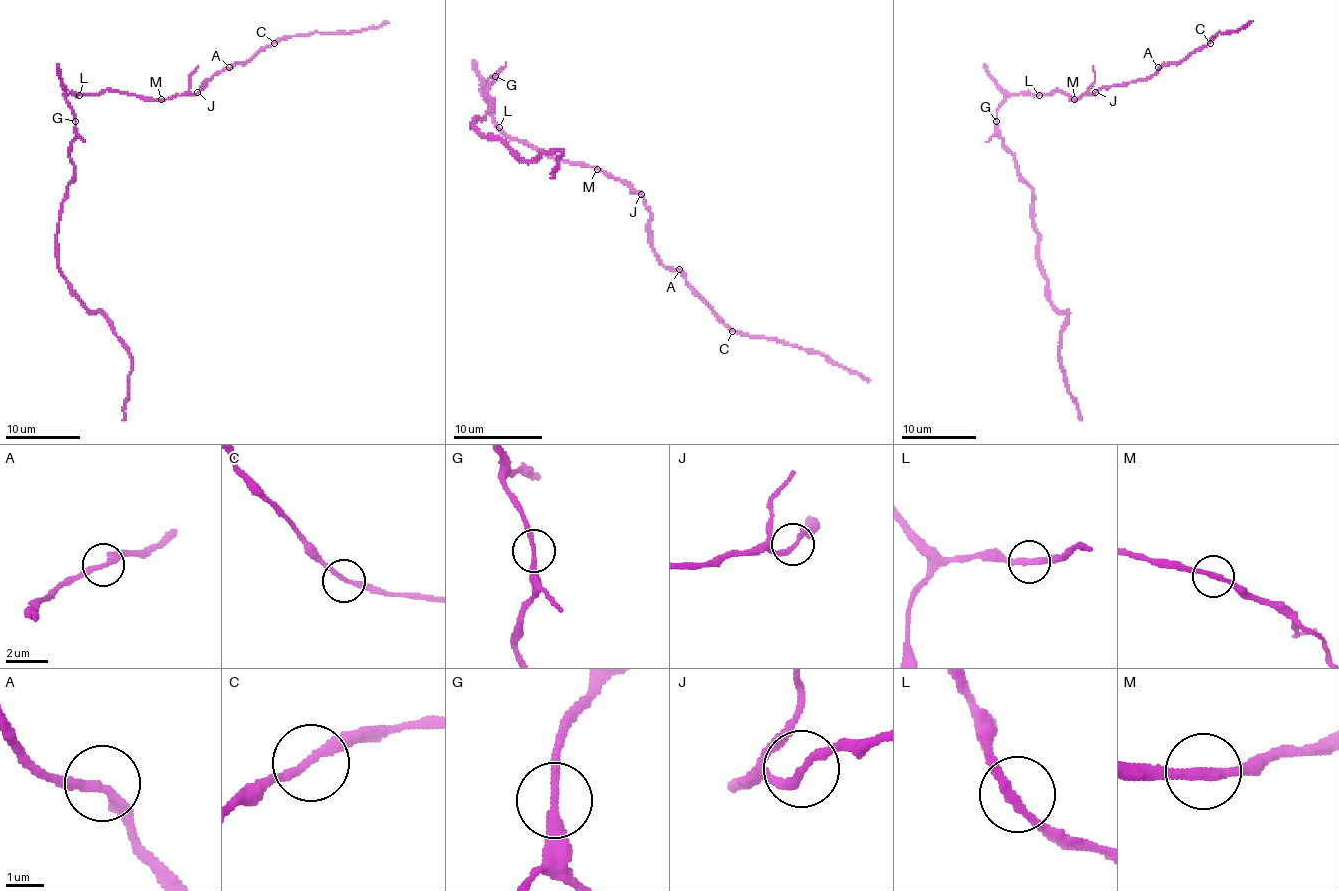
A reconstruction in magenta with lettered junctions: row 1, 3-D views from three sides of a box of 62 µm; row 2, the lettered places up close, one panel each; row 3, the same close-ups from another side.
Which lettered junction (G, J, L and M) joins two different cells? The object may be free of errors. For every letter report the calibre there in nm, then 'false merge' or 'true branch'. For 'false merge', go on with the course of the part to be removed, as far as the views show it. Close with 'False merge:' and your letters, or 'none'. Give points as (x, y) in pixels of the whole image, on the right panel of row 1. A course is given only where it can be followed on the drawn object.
G: 220 nm thick; true branch
J: 200 nm thick; true branch
L: 260 nm thick; true branch
M: 240 nm thick; true branch
False merge: none

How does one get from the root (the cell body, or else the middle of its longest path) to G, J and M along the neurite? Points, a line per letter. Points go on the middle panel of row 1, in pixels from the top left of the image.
G: (497, 127), (483, 93), (483, 84), (495, 76)
J: (497, 127), (508, 136), (526, 140), (555, 158), (597, 167), (641, 193)
M: (497, 127), (508, 136), (526, 140), (555, 158), (597, 169)

